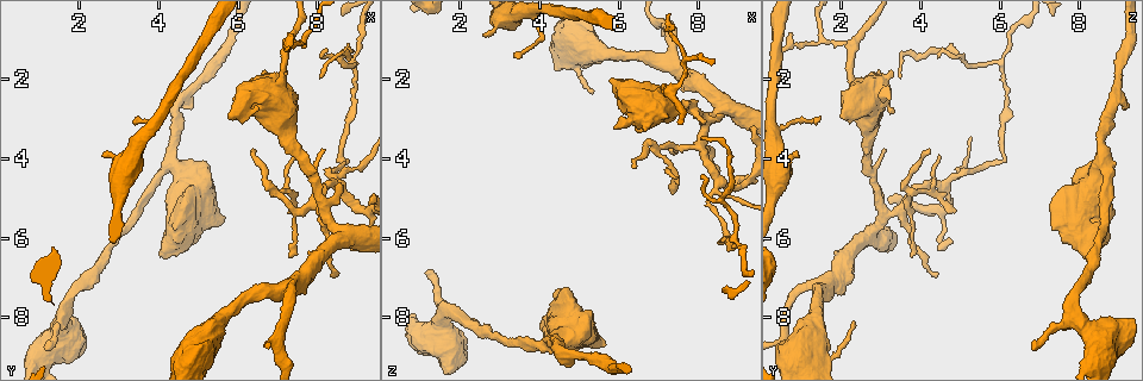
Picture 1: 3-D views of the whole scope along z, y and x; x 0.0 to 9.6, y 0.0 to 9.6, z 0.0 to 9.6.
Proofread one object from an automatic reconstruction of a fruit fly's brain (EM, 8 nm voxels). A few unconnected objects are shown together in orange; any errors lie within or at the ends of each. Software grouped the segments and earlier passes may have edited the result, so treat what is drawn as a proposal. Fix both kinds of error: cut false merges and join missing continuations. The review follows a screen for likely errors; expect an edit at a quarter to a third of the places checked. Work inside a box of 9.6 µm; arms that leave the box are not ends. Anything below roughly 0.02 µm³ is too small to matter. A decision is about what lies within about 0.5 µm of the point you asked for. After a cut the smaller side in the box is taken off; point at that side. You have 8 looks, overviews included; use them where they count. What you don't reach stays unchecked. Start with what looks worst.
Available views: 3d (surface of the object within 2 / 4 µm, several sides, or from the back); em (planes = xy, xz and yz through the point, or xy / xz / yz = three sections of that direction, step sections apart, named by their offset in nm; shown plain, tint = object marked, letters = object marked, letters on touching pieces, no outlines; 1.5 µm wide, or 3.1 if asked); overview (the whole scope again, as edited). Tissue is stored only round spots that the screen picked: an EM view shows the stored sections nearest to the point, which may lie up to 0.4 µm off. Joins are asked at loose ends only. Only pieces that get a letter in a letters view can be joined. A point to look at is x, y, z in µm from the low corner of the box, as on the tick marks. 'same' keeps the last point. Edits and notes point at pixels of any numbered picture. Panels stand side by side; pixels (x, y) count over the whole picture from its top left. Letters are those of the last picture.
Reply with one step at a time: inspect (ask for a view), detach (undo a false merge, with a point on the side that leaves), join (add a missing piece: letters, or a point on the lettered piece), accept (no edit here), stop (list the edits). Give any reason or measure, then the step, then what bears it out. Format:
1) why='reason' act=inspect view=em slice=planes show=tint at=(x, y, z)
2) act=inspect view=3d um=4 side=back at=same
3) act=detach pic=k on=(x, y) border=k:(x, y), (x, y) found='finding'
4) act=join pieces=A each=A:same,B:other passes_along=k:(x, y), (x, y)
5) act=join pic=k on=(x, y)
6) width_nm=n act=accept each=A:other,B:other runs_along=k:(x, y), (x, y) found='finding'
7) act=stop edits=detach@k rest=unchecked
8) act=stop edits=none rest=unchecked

why='branch stops here' act=inspect view=3d um=4 at=(1.20, 8.75, 6.80)

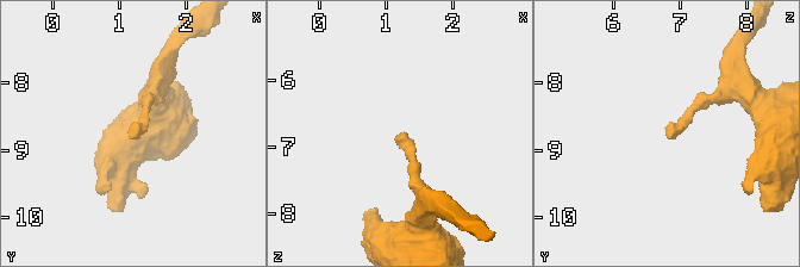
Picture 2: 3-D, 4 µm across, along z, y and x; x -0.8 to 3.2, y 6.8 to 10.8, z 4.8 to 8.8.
act=inspect view=em slice=xz step=8 show=tint at=(1.10, 8.80, 6.80)

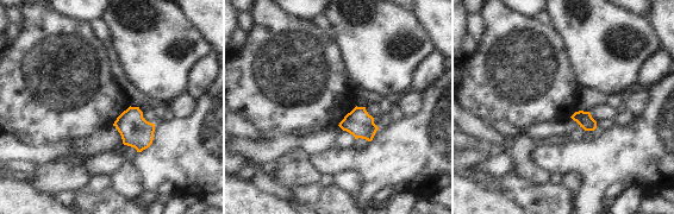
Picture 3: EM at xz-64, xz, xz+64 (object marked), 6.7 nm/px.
why='another direction' act=inspect view=em slice=planes show=letters at=same

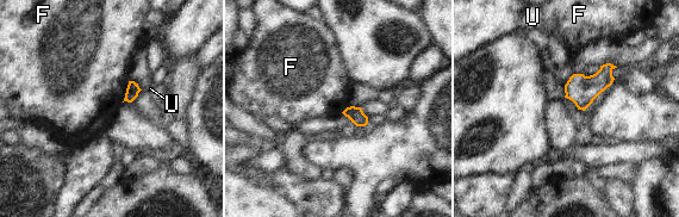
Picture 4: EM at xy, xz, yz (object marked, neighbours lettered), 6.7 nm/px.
longest_contact=F:150nm act=accept each=F:other,U:other border=4:(129, 81), (122, 101) found='none of them fits'

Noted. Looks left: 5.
why='thin end' act=inspect view=em slice=planes show=plain at=(5.35, 8.10, 2.30)

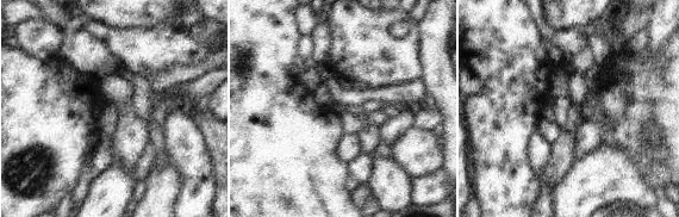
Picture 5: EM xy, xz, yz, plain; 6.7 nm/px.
act=inspect view=em slice=planes show=letters at=same

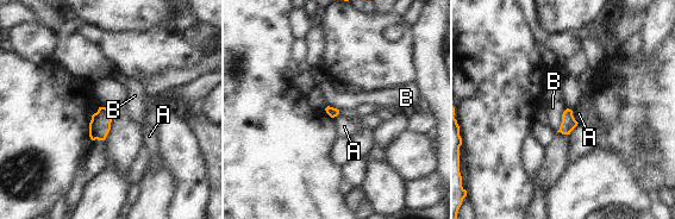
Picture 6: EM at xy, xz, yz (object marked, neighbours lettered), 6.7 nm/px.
act=accept each=A:other,B:other border=6:(567, 108), (556, 131) found='none of them fits'

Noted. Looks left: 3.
why='abrupt turn' act=inspect view=3d um=4 at=(8.70, 4.10, 6.05)

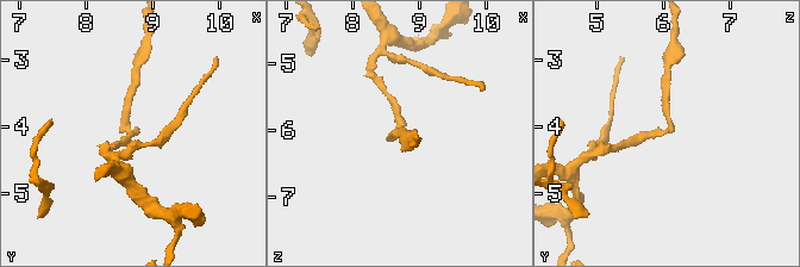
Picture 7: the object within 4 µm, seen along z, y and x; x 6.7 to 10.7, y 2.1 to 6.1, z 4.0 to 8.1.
act=inspect view=em slice=planes show=letters at=(8.65, 4.05, 6.05)

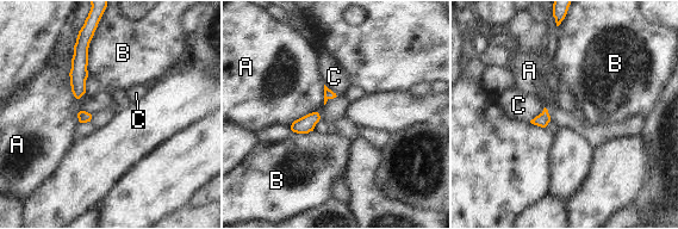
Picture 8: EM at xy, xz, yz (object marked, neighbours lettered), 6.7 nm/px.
longest_contact=B:300nm act=accept each=A:other,B:other,C:other border=8:(321, 116), (309, 112), (290, 125) found='continuous, no second cell'

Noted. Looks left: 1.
act=stop edits=none rest=unchecked

